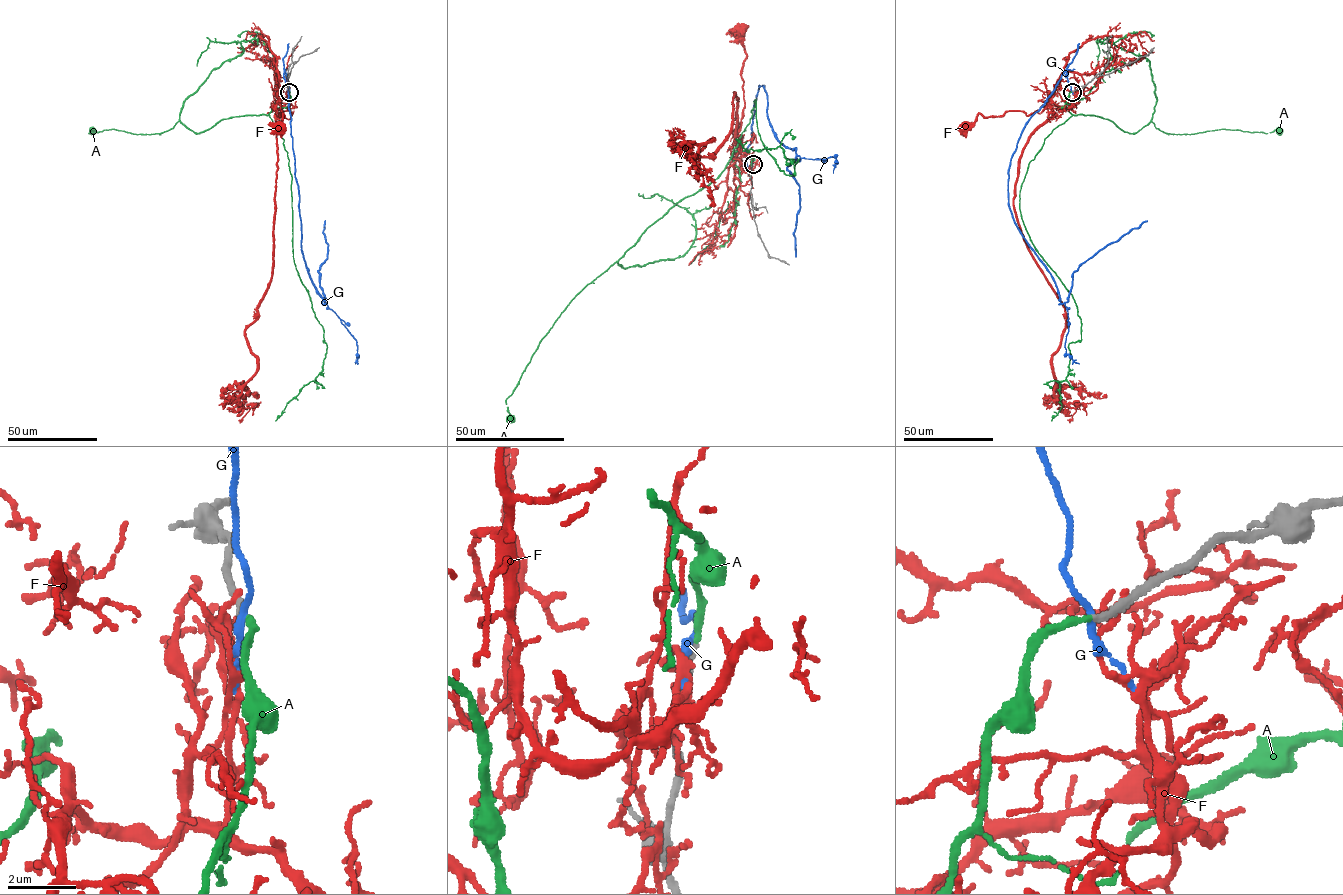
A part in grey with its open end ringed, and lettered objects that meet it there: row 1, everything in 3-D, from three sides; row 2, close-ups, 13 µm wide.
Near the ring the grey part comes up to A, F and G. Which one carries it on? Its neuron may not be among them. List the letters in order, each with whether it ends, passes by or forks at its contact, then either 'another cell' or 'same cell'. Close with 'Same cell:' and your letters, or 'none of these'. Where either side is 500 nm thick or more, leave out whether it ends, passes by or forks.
A: it ends | same cell
F: it passes by | another cell
G: it passes by | another cell
Same cell: A

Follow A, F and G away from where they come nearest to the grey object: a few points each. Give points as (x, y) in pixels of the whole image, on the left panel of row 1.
A: (290, 92), (284, 107), (223, 119), (203, 132), (179, 121), (150, 134), (92, 131)
F: (289, 90), (289, 102), (278, 110), (272, 106), (278, 103), (280, 116), (284, 115), (280, 128)
G: (290, 92), (285, 71), (298, 186), (301, 251), (323, 304), (317, 271), (327, 258), (325, 221)

